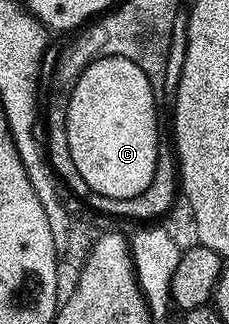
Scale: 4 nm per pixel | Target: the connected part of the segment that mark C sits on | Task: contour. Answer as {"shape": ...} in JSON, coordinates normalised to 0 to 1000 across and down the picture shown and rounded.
{"shape":[[[454,173],[362,216],[345,253],[301,293],[293,327],[293,451],[310,451],[310,500],[328,500],[328,525],[345,525],[345,549],[380,562],[402,602],[463,605],[476,614],[590,611],[659,571],[677,546],[686,481],[686,321],[690,299],[668,293],[668,269],[572,191],[533,173]]]}

